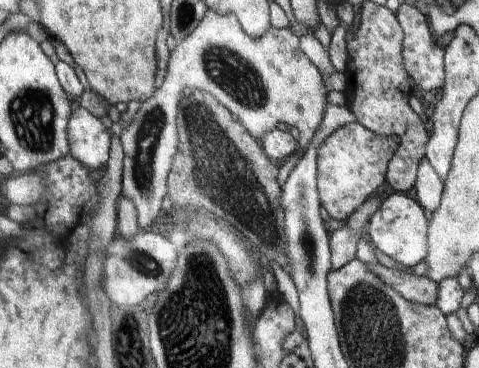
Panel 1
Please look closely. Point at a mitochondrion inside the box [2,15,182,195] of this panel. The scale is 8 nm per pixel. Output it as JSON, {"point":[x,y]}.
{"point":[32,114]}

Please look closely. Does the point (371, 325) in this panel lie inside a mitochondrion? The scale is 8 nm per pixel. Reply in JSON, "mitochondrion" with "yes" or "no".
{"mitochondrion":"yes"}

